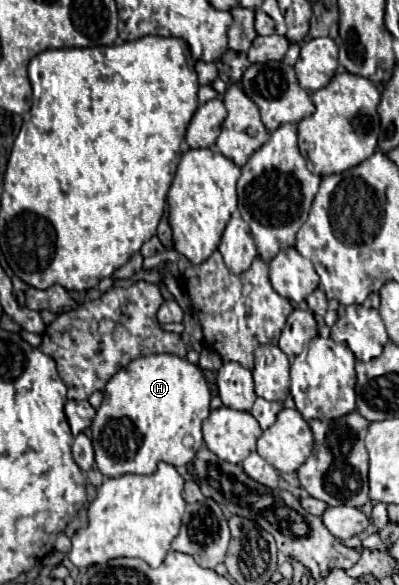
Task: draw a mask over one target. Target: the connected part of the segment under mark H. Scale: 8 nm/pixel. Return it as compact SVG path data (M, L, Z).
M150 354L134 358L108 382L102 406L96 410L90 426L98 470L104 476L116 478L128 472L150 474L156 470L156 464L160 460L176 468L186 466L204 446L202 422L210 414L210 398L212 396L204 370L198 364L192 364L188 358L180 358L176 354Z

